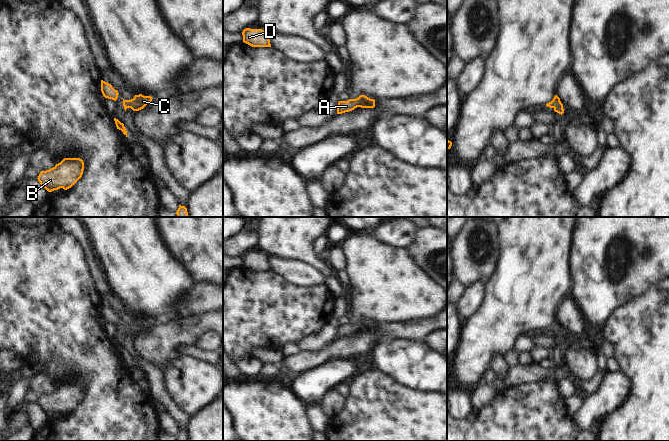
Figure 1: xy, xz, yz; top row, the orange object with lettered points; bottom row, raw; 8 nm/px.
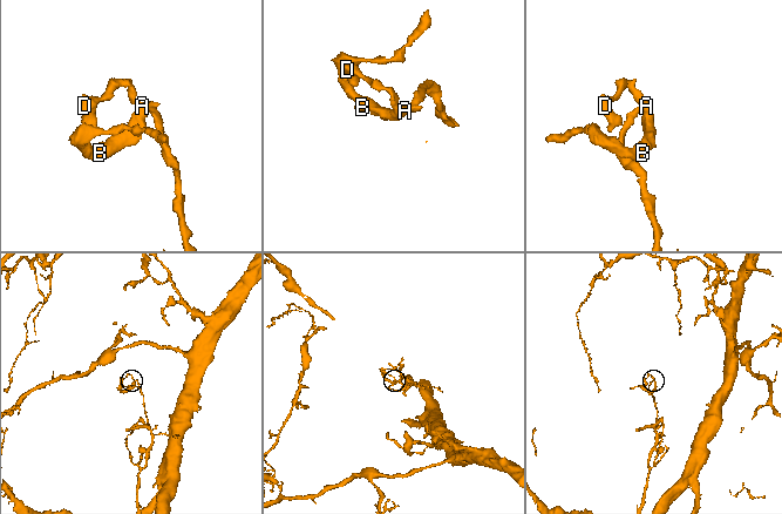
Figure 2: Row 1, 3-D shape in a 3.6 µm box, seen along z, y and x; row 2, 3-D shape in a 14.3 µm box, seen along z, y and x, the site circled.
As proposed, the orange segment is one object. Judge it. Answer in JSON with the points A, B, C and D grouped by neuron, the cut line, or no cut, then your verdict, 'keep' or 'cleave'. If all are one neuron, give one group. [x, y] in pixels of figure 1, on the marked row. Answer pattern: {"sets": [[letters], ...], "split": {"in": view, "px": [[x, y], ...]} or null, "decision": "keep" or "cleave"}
{"sets": [["A", "B", "C", "D"]], "split": null, "decision": "keep"}

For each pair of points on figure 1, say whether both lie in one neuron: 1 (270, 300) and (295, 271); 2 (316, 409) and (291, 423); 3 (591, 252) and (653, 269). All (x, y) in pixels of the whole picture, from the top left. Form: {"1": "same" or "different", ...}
{"1": "different", "2": "different", "3": "same"}

